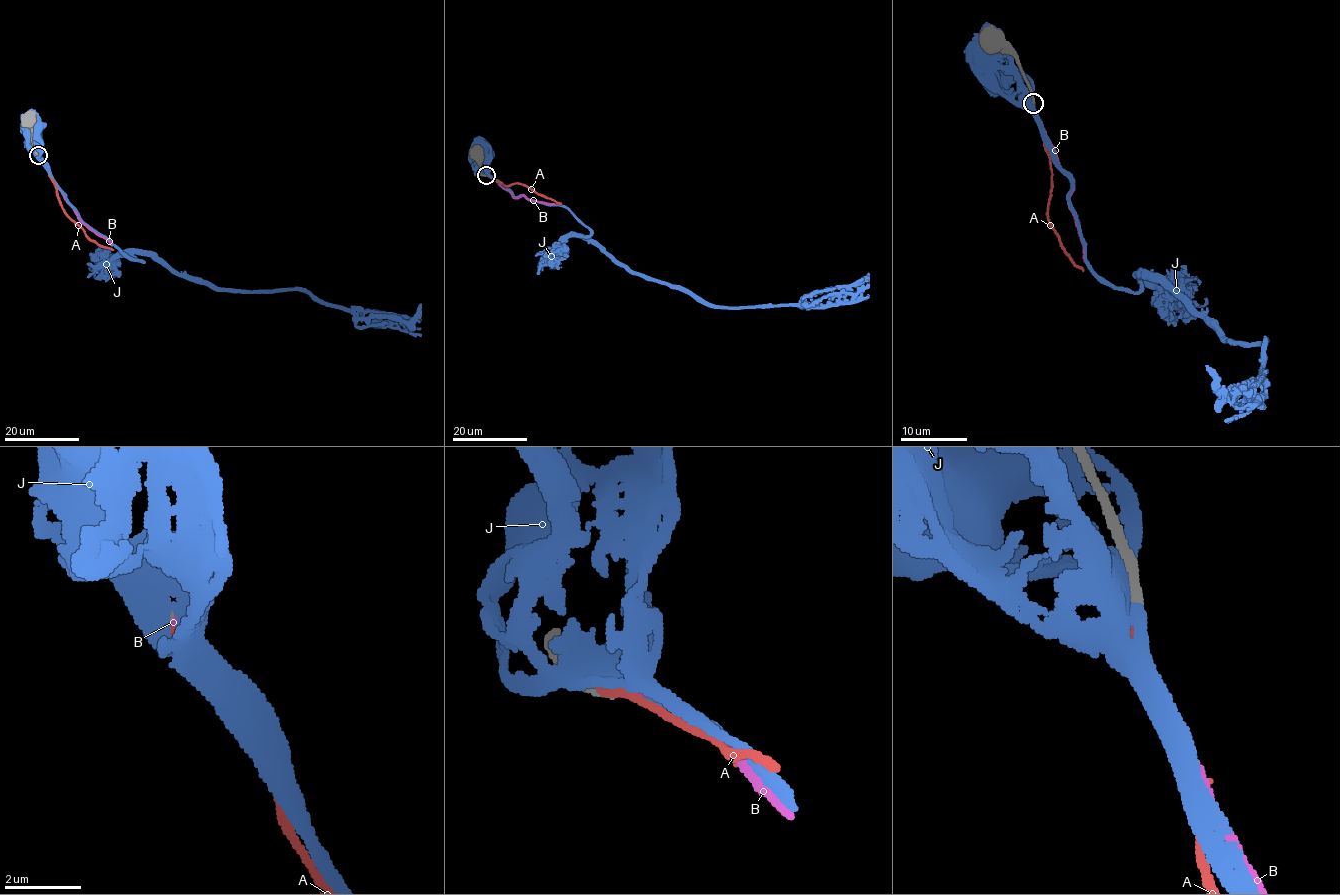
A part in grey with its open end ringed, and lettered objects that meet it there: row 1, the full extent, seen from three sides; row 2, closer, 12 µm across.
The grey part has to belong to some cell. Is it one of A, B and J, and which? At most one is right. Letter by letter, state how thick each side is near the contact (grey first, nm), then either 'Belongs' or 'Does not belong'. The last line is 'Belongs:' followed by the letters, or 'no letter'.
A: Thickness 300 nm (grey) against 320 nm. Does not belong
B: Thickness 300 nm (grey) against 220 nm. Belongs
J: Thickness 320 nm (grey) against 440 nm. Does not belong
Belongs: B

